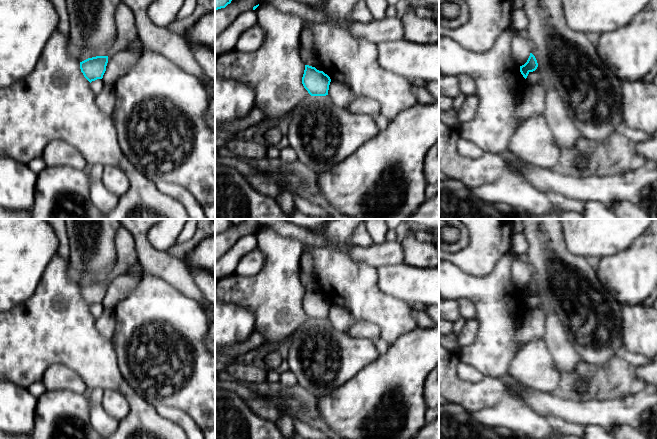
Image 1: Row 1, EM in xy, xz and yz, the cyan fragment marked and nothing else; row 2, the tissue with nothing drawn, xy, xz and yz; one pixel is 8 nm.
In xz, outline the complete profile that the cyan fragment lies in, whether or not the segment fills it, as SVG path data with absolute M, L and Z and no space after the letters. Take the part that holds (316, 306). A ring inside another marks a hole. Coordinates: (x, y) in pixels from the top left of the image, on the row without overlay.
M305 289L302 308L311 320L328 319L330 306L330 301L323 295L319 295L315 291Z

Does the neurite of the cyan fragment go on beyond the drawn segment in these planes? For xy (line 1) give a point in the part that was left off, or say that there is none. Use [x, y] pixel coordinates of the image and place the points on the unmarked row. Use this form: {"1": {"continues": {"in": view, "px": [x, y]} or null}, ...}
{"1": {"continues": null}}

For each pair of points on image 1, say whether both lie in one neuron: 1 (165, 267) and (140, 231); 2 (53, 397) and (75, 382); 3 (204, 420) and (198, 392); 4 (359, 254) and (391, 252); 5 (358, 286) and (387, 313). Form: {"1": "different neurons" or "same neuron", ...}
{"1": "same neuron", "2": "different neurons", "3": "same neuron", "4": "same neuron", "5": "same neuron"}

